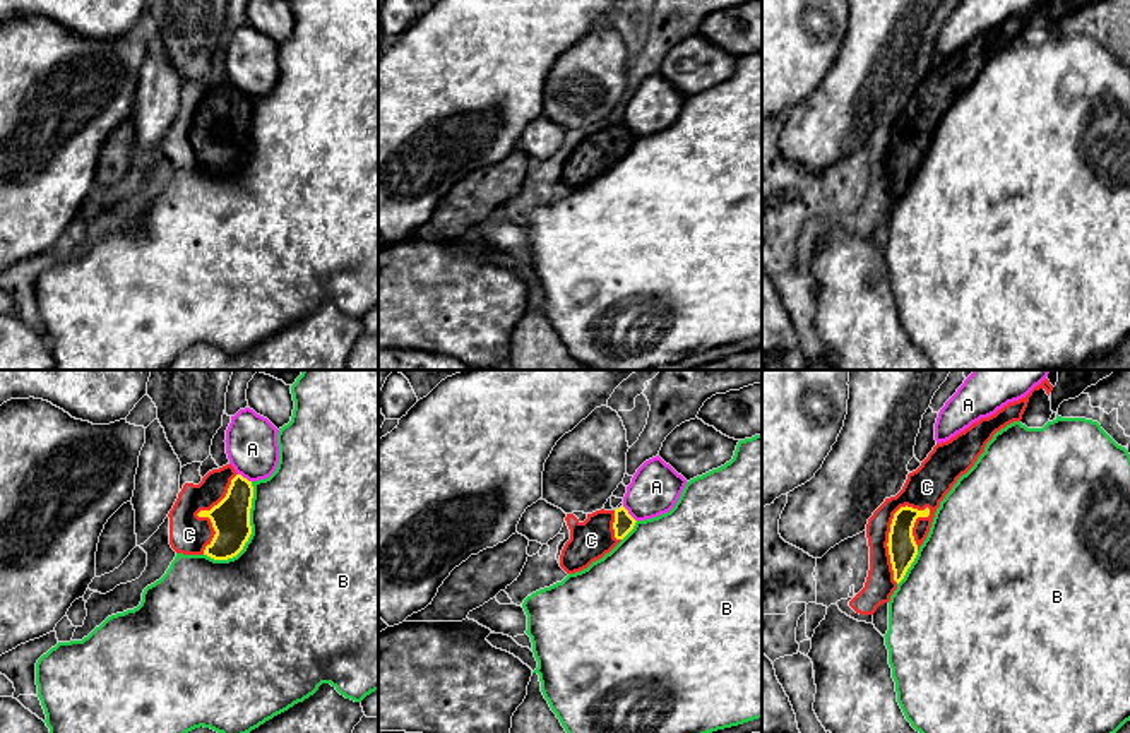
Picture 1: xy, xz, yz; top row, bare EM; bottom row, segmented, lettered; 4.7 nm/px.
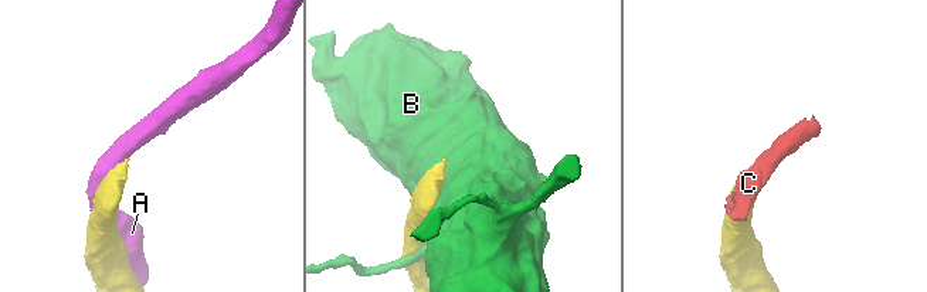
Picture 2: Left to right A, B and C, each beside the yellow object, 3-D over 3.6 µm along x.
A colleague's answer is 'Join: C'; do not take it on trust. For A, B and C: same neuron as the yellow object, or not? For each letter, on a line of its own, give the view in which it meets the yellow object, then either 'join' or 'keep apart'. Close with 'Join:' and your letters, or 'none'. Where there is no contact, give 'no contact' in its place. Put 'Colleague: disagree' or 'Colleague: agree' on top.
Colleague: agree
A: xz | keep apart
B: xy | keep apart
C: yz | join
Join: C

